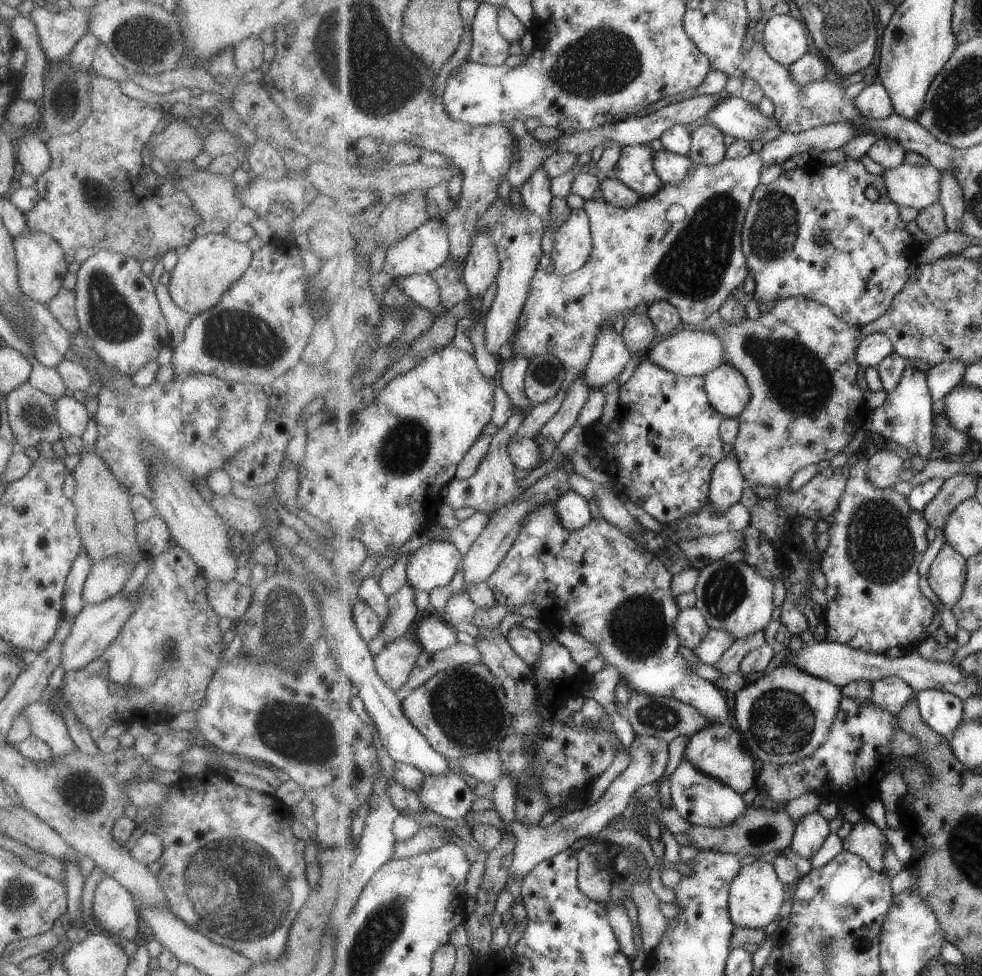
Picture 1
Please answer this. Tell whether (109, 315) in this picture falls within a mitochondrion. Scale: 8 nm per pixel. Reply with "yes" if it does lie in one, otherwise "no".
yes

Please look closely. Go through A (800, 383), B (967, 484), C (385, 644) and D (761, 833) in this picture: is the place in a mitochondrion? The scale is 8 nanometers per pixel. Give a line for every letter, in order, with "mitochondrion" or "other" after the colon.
A: mitochondrion
B: other
C: other
D: mitochondrion

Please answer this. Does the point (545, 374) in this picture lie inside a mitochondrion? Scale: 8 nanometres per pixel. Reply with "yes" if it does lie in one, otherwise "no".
yes

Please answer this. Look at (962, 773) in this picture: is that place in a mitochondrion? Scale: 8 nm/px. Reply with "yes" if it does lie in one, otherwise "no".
no

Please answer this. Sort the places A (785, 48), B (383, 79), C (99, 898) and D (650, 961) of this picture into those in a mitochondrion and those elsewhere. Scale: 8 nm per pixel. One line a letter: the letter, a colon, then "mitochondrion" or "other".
A: other
B: mitochondrion
C: other
D: other

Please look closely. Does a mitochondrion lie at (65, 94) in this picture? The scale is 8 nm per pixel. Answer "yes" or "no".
yes

